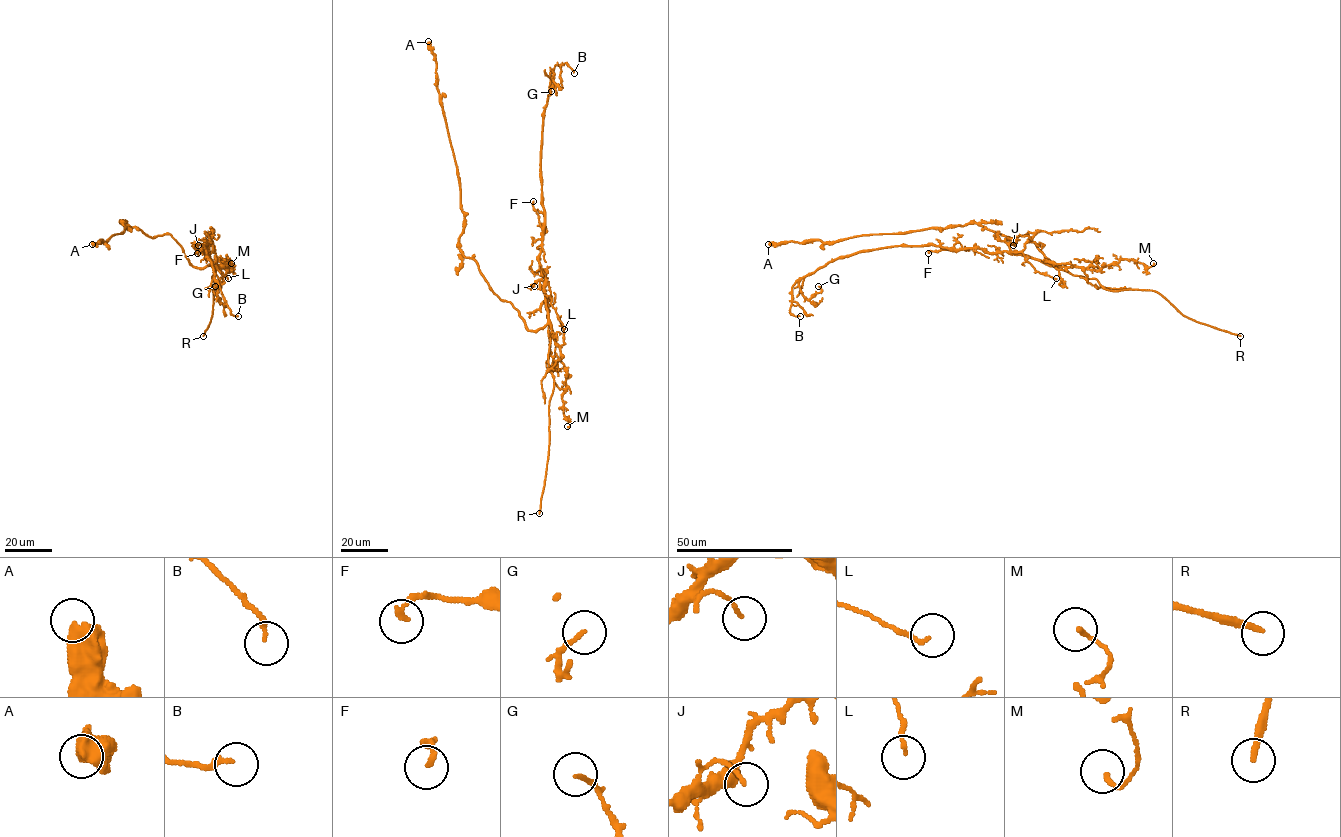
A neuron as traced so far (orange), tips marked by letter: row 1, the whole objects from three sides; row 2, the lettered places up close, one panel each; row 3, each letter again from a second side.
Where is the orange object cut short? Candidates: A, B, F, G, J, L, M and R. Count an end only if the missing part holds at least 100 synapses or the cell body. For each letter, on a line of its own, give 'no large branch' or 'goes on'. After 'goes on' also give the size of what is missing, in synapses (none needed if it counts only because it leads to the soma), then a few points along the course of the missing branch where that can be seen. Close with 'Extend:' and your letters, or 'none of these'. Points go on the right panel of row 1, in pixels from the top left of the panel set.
A: no large branch
B: no large branch
F: no large branch
G: no large branch
J: no large branch
L: no large branch
M: no large branch
R: goes on; missing branch runs (1240, 336), (1284, 347), (1306, 361)
Extend: R

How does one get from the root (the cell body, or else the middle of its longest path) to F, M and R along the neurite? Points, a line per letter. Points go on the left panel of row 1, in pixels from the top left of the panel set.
F: (192, 266), (203, 268), (212, 264), (209, 251), (203, 252), (205, 248), (205, 251), (197, 253)
M: (192, 266), (203, 268), (215, 265), (230, 270), (226, 259), (232, 268), (234, 266), (231, 263)
R: (192, 266), (215, 267), (212, 278), (218, 291), (213, 289), (212, 315), (203, 336)

